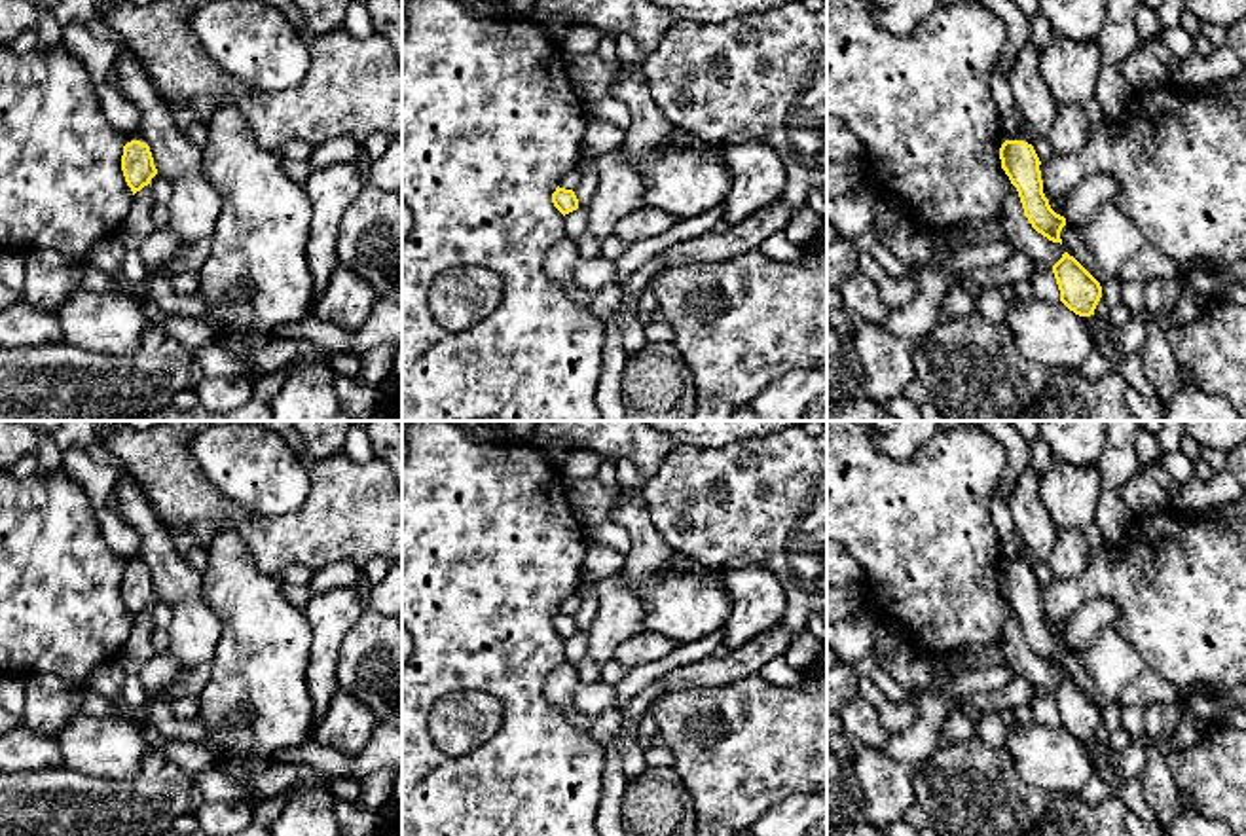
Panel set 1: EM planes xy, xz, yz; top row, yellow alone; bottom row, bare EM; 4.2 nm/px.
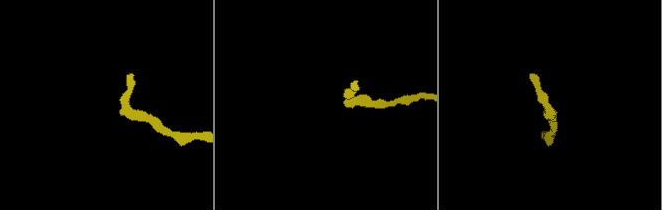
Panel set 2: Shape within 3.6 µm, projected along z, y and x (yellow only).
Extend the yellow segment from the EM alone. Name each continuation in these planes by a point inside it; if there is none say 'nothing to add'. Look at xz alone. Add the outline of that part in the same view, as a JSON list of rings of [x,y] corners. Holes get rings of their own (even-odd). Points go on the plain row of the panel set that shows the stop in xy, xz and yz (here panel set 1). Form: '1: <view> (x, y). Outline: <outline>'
nothing to add

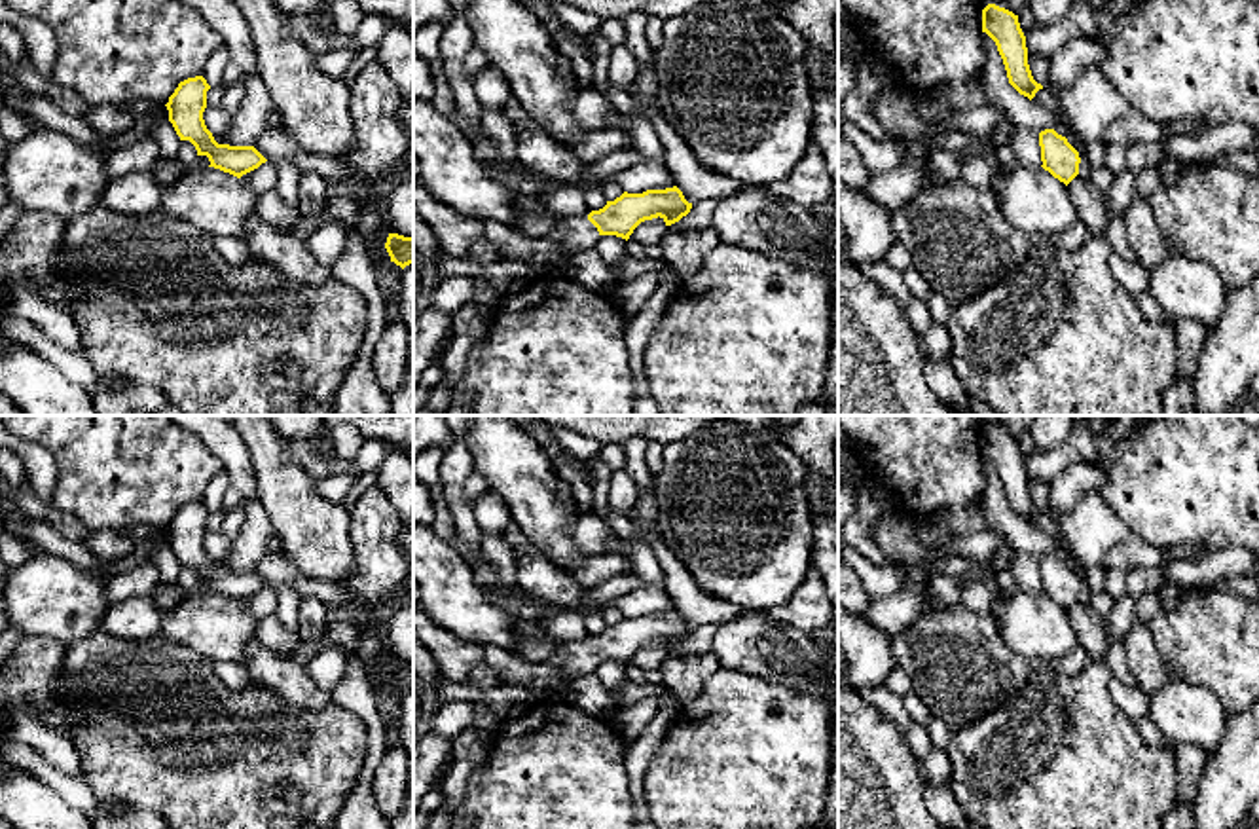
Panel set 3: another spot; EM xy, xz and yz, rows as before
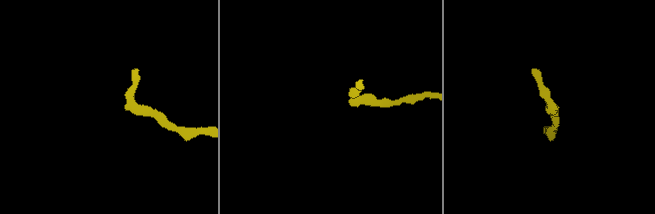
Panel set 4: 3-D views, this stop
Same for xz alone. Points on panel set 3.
1: xz (573, 661). Outline: [[[578,641],[559,643],[559,649],[546,662],[573,681],[593,675],[601,660],[588,641]]]

